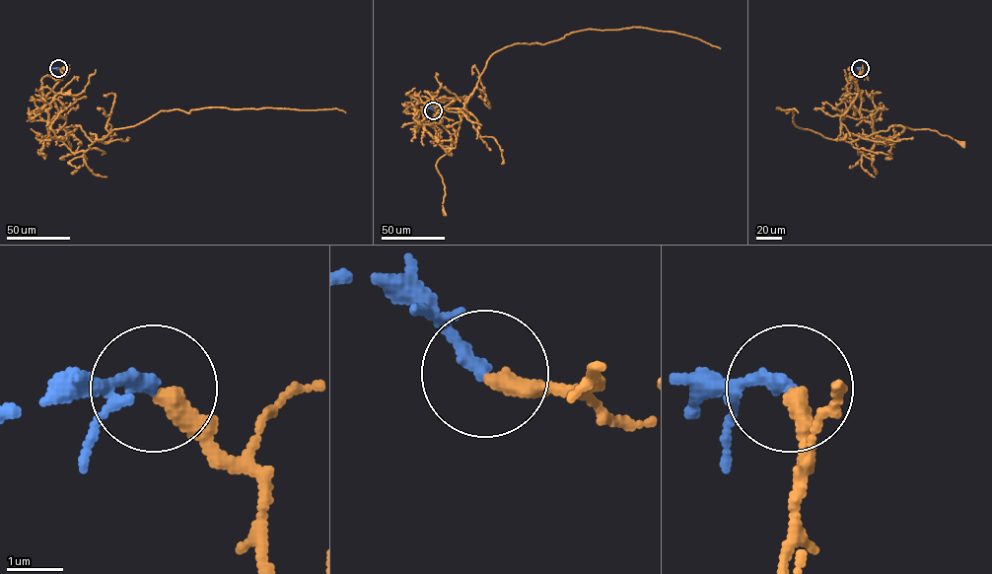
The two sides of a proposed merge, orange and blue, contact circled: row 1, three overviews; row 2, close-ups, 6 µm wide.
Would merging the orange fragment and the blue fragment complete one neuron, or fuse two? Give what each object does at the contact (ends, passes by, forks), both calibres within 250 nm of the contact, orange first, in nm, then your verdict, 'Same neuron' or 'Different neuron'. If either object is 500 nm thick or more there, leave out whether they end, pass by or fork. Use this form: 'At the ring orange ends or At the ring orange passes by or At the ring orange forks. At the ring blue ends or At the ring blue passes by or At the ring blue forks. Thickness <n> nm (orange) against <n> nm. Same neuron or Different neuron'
At the ring orange ends. At the ring blue ends. Thickness 340 nm (orange) against 260 nm. Same neuron

